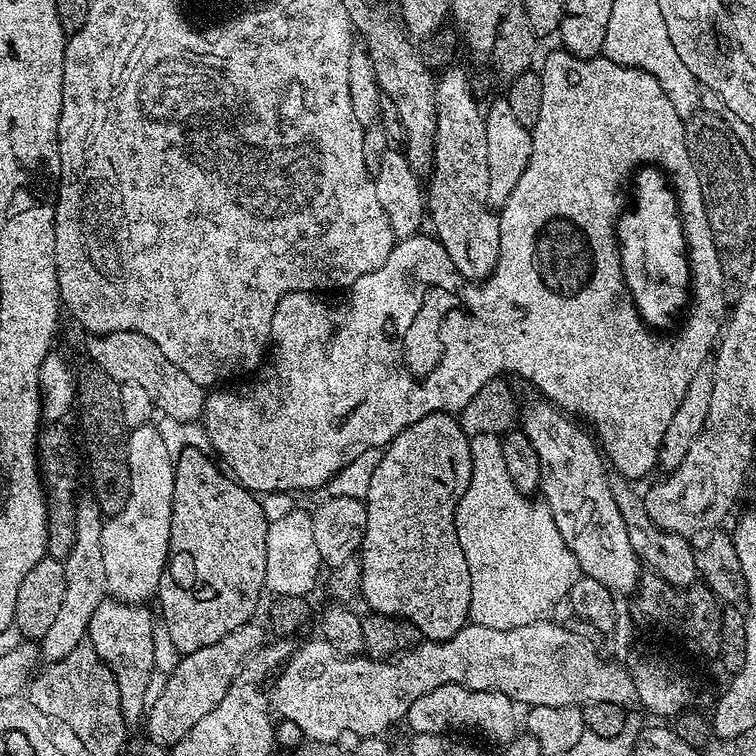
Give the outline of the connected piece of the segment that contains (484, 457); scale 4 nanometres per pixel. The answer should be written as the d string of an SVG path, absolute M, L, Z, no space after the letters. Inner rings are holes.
M473 436L472 481L456 507L456 533L466 554L472 583L470 620L487 628L521 628L540 618L548 600L560 600L572 591L578 576L576 555L566 546L547 503L531 504L525 493L516 491L514 482L504 465L504 449L495 436Z

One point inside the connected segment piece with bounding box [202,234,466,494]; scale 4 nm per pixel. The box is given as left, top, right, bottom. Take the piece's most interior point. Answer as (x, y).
(339, 381)

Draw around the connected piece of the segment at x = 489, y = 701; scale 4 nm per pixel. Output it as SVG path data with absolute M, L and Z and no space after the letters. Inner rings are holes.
M444 684L441 688L422 694L409 706L406 723L413 733L430 732L444 734L447 728L465 728L468 732L481 732L492 740L507 742L517 735L517 705L501 692L475 692L472 688L463 688L461 684Z

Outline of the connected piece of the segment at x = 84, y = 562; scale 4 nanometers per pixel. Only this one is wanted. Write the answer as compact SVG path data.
M81 495L75 501L77 504L76 512L74 511L74 539L72 548L67 556L63 557L66 594L62 594L62 610L58 610L58 618L54 618L50 630L46 630L42 641L42 656L48 662L66 658L66 654L70 654L74 646L85 643L90 618L94 618L94 610L98 610L98 606L109 595L100 541L105 517L100 515L100 507L95 495L87 495L84 497Z

